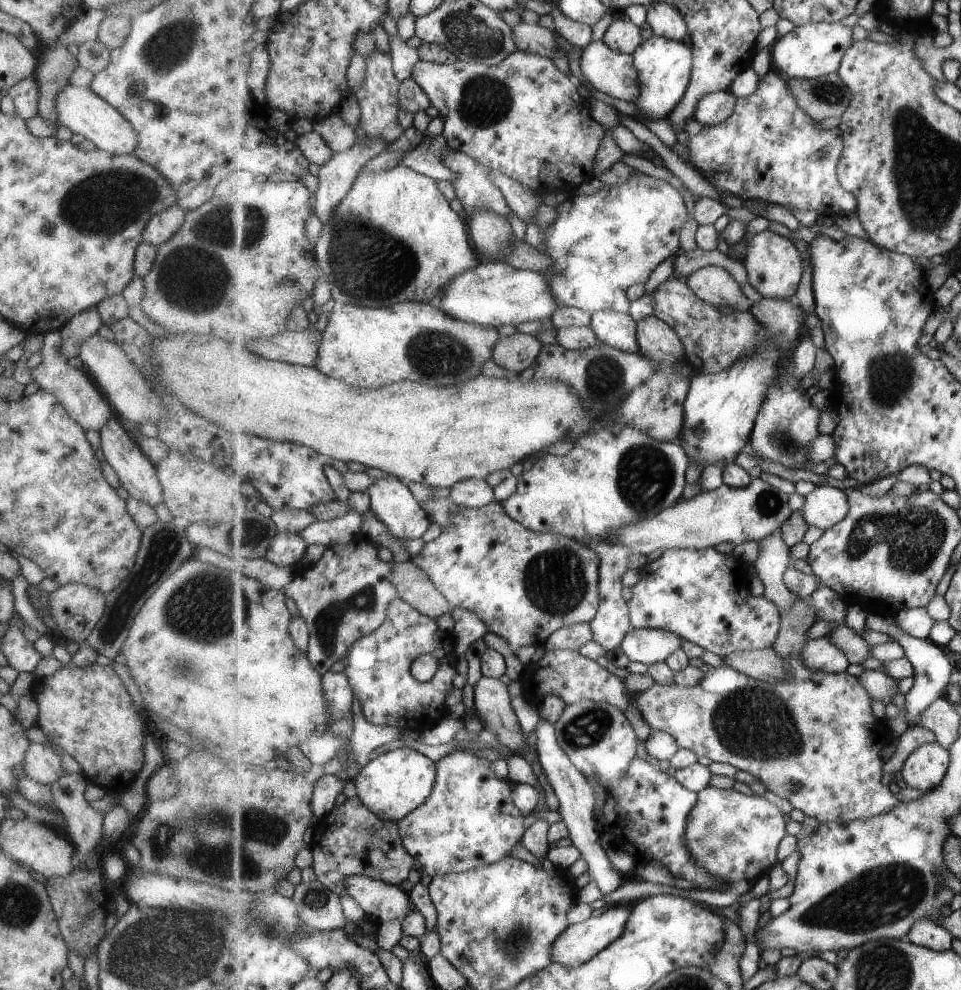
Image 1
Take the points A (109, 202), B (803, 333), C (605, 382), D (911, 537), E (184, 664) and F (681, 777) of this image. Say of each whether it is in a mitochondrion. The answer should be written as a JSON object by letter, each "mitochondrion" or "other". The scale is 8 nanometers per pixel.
{"A":"mitochondrion","B":"other","C":"mitochondrion","D":"mitochondrion","E":"mitochondrion","F":"other"}

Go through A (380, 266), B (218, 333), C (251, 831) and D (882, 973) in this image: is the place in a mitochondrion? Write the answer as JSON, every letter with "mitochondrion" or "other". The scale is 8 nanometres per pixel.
{"A":"mitochondrion","B":"other","C":"mitochondrion","D":"mitochondrion"}

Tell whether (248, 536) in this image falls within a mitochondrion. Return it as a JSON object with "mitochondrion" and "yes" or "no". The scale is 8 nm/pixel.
{"mitochondrion":"yes"}

